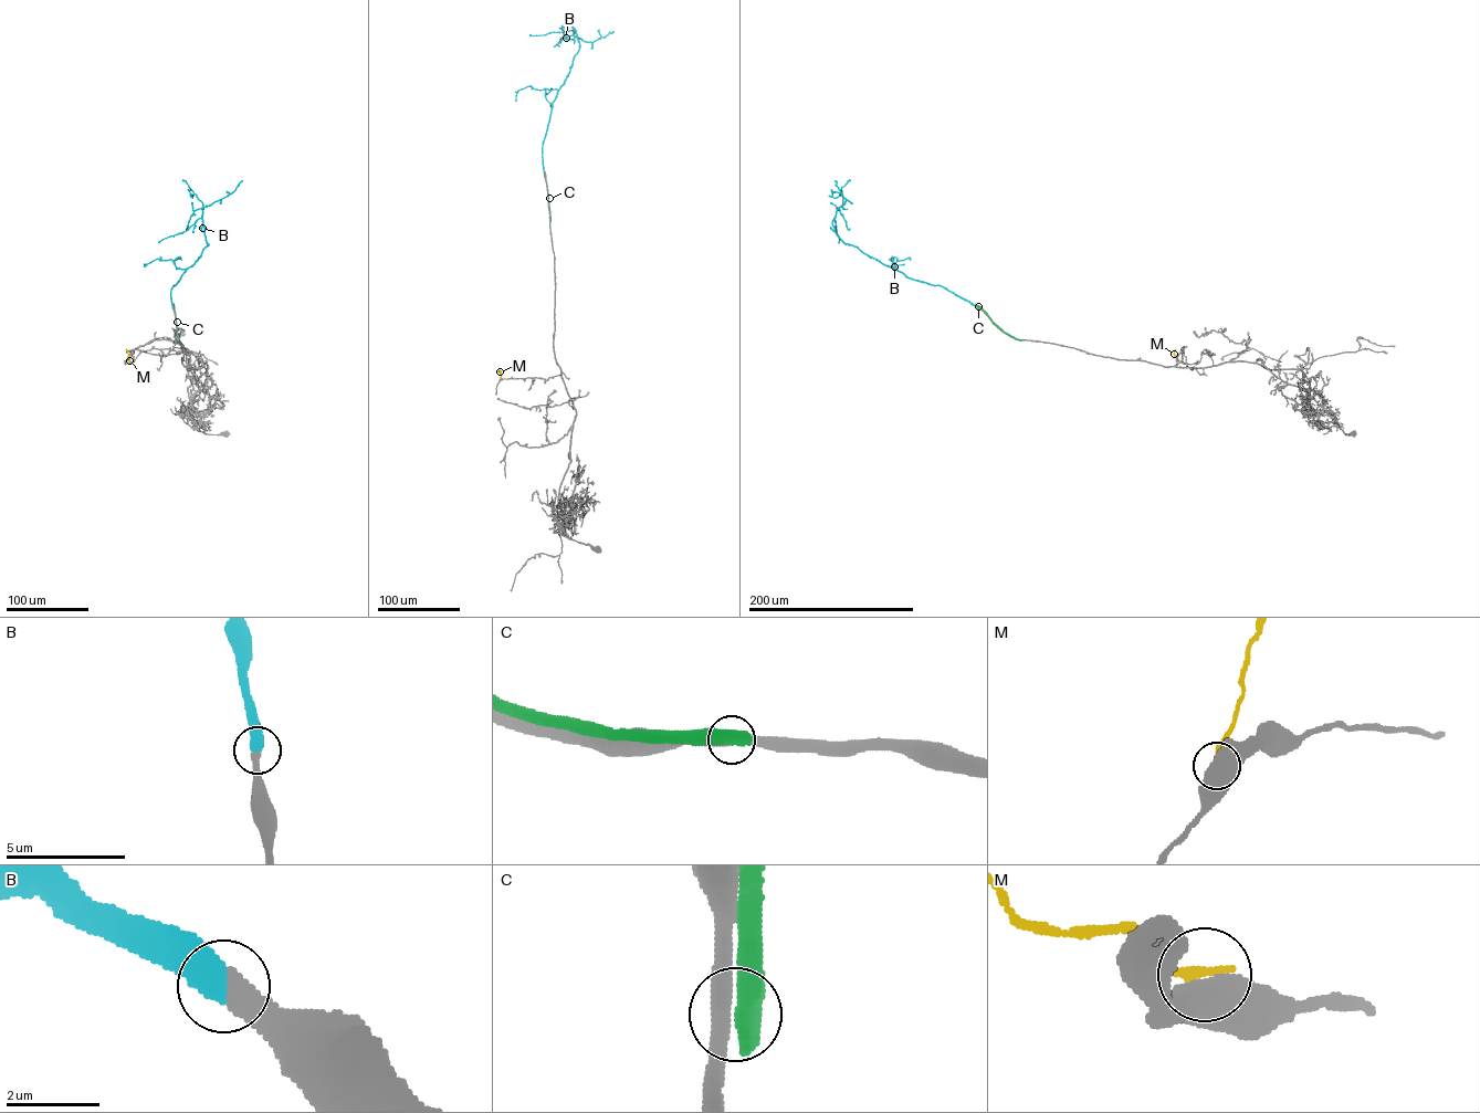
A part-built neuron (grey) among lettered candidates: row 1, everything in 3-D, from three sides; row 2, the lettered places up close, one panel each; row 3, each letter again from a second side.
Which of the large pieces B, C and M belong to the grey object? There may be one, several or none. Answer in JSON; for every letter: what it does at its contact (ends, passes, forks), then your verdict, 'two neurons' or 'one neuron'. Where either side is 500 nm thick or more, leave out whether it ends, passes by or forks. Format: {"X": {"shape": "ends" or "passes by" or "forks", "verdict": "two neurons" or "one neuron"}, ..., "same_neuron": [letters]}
{"B": {"verdict": "one neuron"}, "C": {"verdict": "two neurons"}, "M": {"verdict": "two neurons"}, "same_neuron": ["B"]}

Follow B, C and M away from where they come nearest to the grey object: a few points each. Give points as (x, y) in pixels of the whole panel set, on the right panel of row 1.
B: (975, 306), (942, 286), (908, 277), (846, 244), (832, 226), (837, 210), (846, 199), (835, 180)
C: (1024, 339), (1005, 333), (976, 303)
M: (1184, 363), (1174, 354), (1175, 349)

